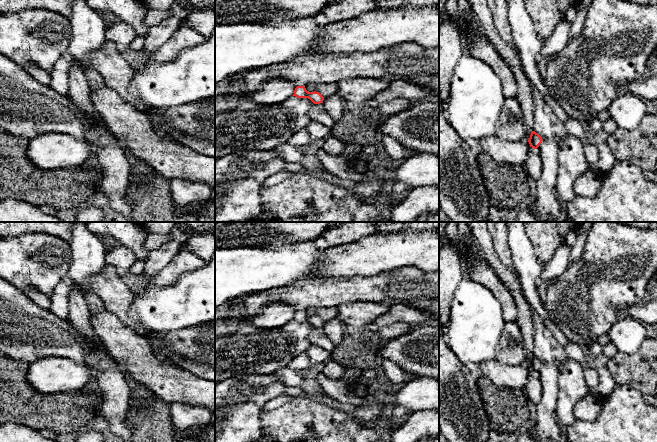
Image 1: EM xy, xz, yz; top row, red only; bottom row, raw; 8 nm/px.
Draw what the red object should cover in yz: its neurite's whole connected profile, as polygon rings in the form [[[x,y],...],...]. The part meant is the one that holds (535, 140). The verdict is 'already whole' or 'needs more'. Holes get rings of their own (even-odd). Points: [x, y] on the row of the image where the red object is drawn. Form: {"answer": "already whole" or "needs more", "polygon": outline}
{"answer": "already whole", "polygon": [[[532,131],[530,138],[528,140],[530,146],[534,149],[537,149],[539,145],[542,143],[542,141],[543,141],[542,137],[535,131]]]}

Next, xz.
{"answer": "already whole", "polygon": [[[297,86],[295,88],[293,96],[296,96],[298,98],[308,98],[310,99],[314,104],[320,104],[323,103],[324,97],[319,92],[308,92],[305,88],[305,86]]]}

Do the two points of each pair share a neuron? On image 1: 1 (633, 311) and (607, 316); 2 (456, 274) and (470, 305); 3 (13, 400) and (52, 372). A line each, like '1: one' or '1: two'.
1: two
2: two
3: two

